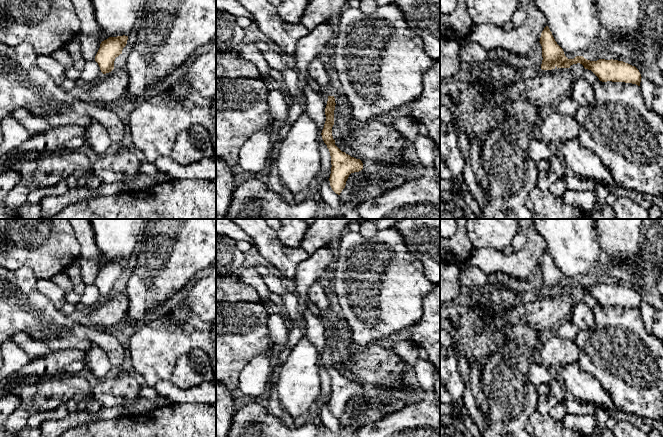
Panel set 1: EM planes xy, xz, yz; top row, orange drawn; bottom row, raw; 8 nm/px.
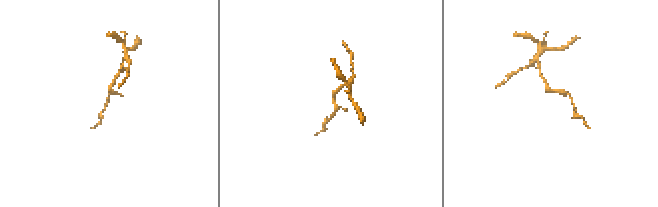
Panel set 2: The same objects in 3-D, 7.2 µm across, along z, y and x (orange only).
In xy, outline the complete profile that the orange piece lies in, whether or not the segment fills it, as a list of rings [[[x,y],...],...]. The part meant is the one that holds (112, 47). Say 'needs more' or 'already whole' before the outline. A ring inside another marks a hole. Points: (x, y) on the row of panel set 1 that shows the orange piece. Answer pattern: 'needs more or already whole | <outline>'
already whole | [[[128,36],[109,37],[100,44],[100,48],[95,56],[103,74],[109,73],[114,69],[115,58],[122,54],[123,48],[126,46]]]

